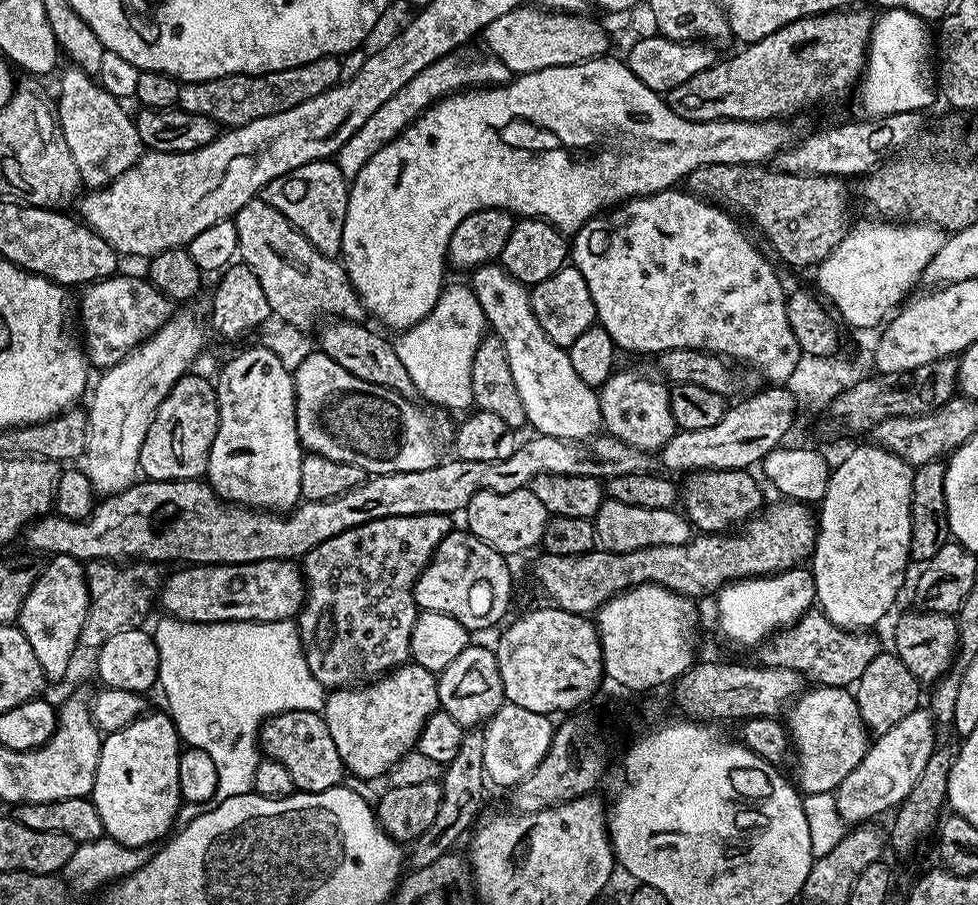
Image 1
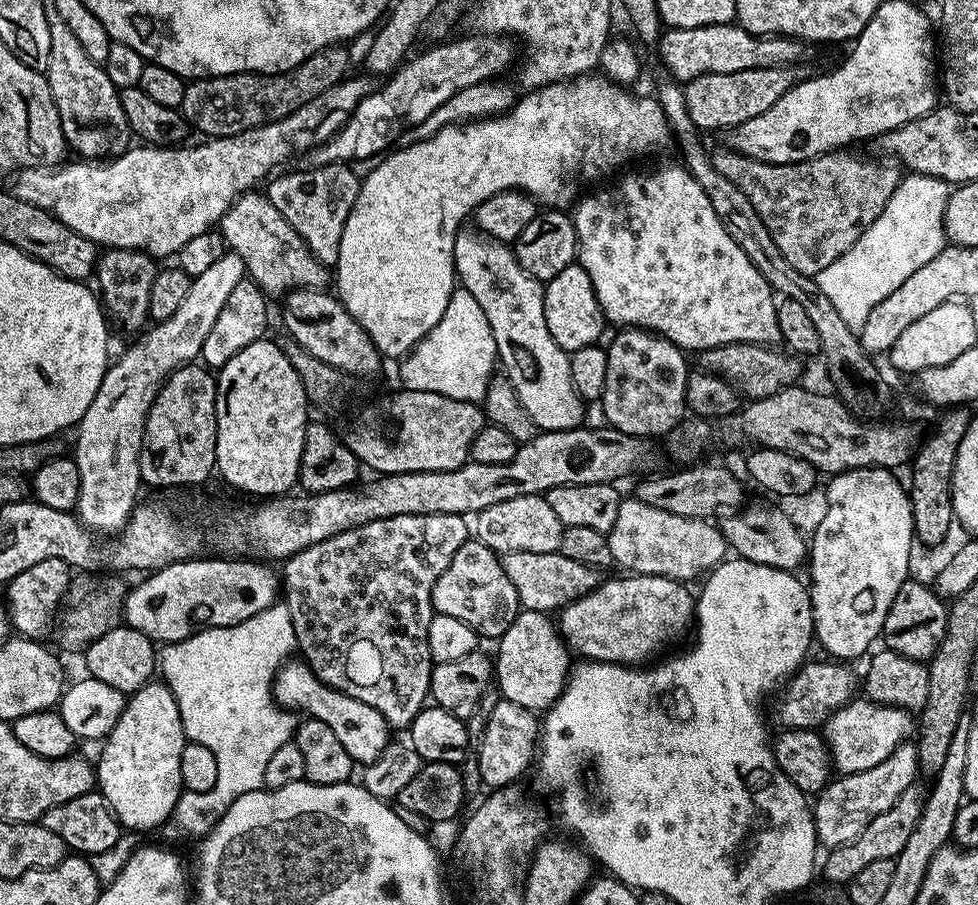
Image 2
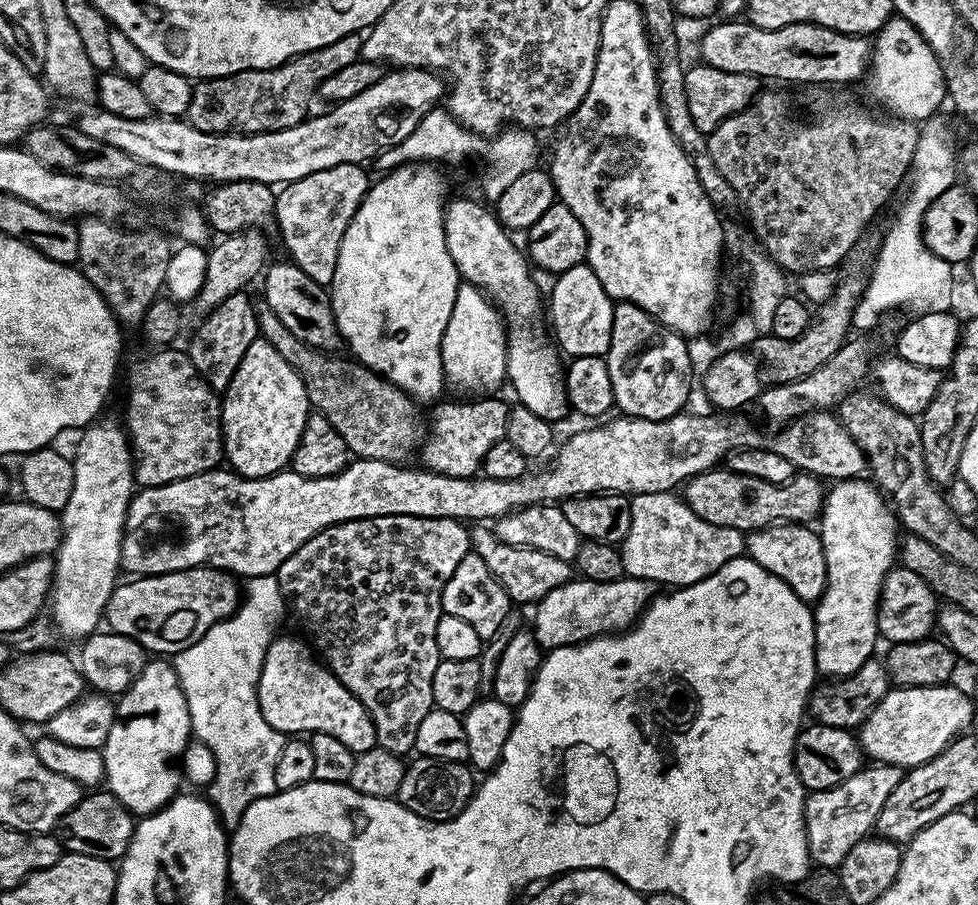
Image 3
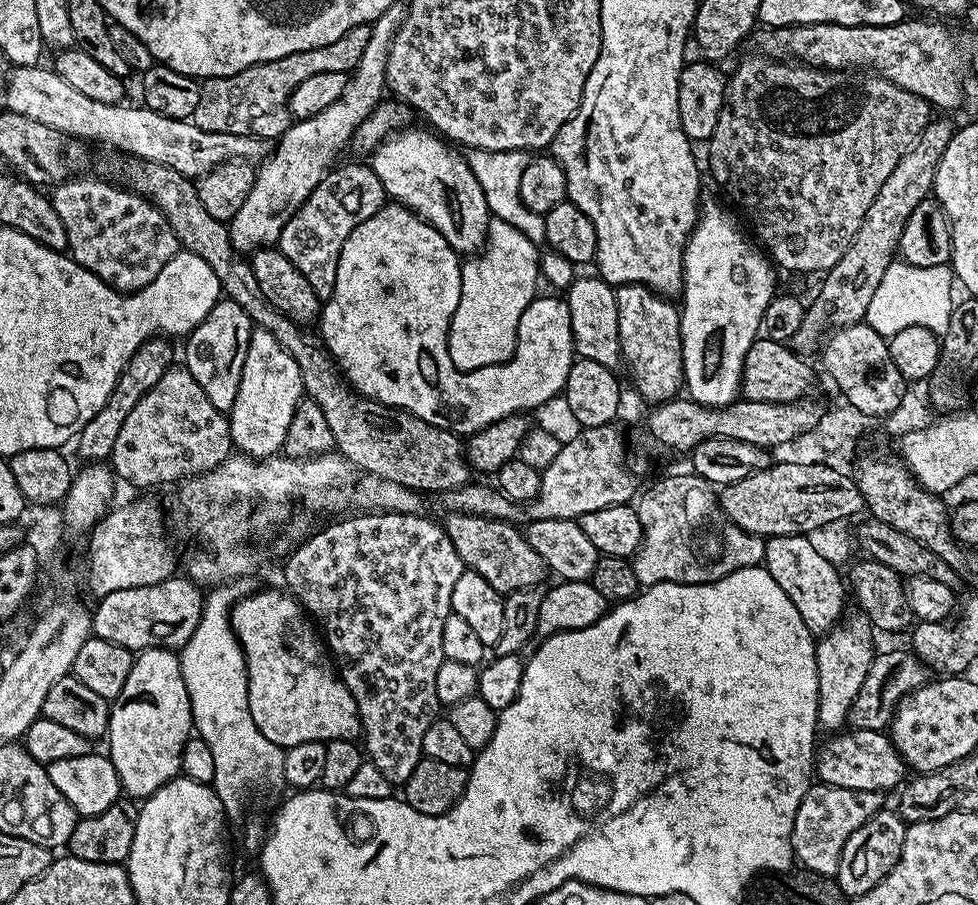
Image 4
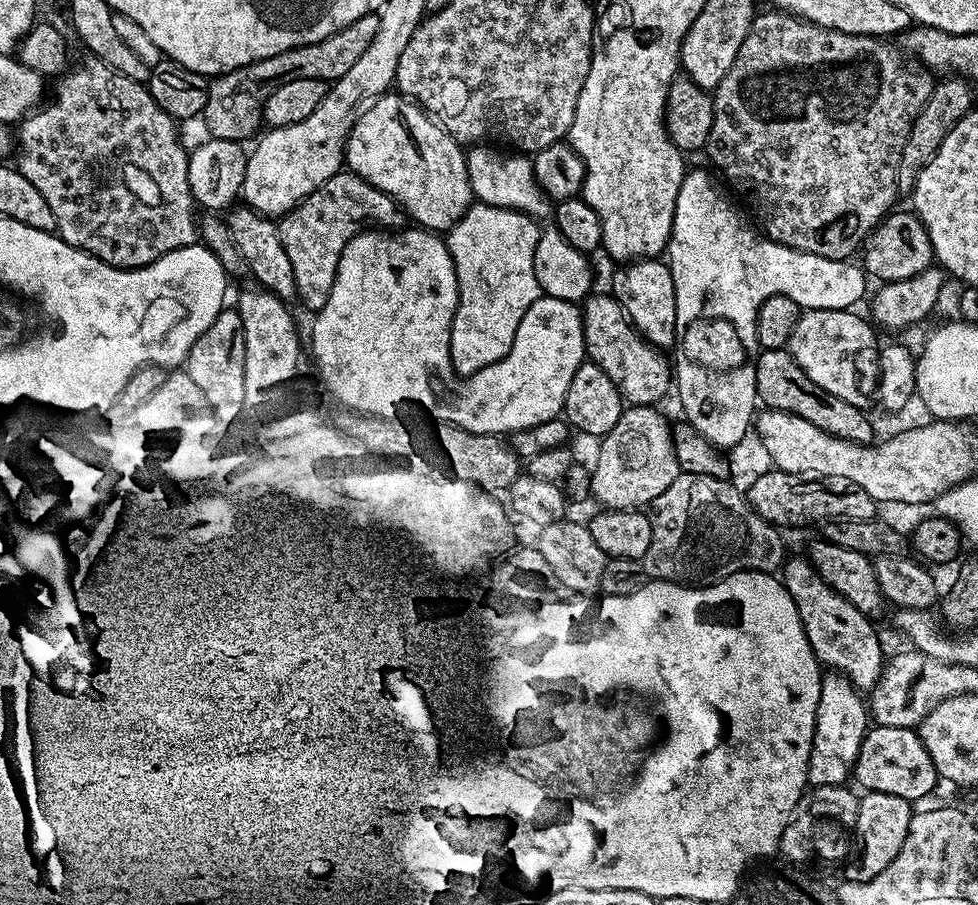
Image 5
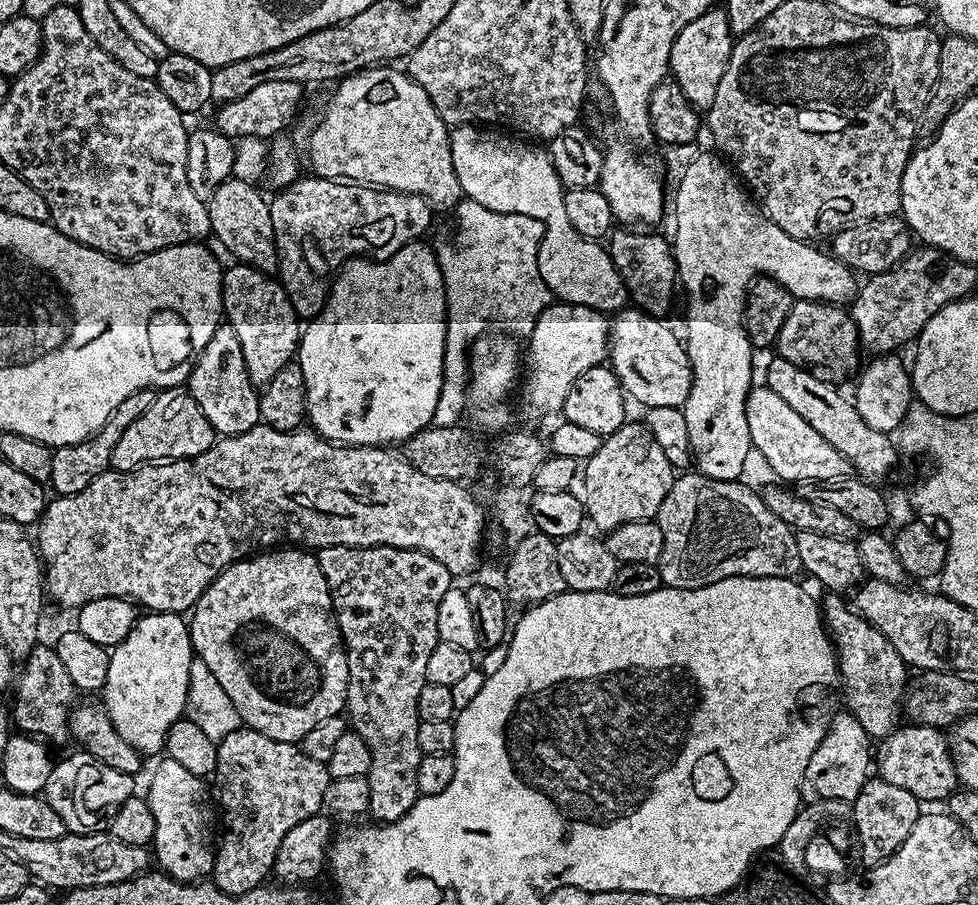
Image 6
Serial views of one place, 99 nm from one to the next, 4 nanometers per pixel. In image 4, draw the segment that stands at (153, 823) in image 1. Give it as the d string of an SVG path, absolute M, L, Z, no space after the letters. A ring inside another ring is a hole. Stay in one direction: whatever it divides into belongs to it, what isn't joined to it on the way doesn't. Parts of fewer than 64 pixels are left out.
M146 648L133 659L130 678L122 686L122 694L111 701L108 713L108 749L106 755L112 761L120 779L120 787L129 797L147 798L171 780L181 775L180 755L194 732L190 694L182 678L180 657L170 648Z

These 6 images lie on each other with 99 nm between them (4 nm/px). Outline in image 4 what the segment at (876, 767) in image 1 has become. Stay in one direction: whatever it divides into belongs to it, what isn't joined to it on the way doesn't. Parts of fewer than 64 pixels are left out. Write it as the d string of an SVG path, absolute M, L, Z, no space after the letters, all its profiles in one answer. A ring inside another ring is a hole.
M813 783L804 793L796 811L796 822L792 831L795 857L805 864L809 873L835 877L838 862L850 834L858 830L875 812L881 811L881 793L866 790L829 788L826 784Z

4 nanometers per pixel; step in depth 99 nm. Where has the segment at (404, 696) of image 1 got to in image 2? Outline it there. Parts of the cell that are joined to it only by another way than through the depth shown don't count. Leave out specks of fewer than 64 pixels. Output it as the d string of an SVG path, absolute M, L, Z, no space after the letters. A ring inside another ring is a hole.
M289 659L277 670L272 681L272 699L285 710L301 708L311 719L326 722L326 726L334 730L338 742L346 746L346 754L350 754L357 765L373 763L390 743L388 723L382 714L378 714L378 710L374 710L374 706L366 706L366 702L358 702L358 698L350 698L344 692L329 688L308 669L303 659Z

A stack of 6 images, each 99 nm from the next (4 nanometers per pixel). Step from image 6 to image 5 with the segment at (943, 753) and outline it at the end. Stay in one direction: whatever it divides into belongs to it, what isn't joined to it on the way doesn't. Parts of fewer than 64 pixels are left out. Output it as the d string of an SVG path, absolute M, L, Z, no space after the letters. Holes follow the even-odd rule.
M881 724L869 727L864 735L862 750L858 750L854 780L861 784L861 789L898 794L898 798L906 798L910 802L926 799L938 785L936 767L920 741L919 731Z

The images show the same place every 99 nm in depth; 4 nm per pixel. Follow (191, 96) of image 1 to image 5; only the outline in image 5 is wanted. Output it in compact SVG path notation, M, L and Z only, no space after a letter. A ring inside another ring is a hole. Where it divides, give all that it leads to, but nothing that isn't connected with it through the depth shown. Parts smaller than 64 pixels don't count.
M368 12L358 18L358 22L330 34L330 38L322 38L322 42L298 46L294 50L274 54L274 58L262 58L253 64L236 68L232 72L223 72L222 75L209 79L208 97L202 113L202 121L204 120L205 126L208 127L207 135L218 140L237 142L247 141L247 136L255 137L262 128L266 98L277 86L294 78L314 78L325 82L342 78L342 74L346 74L346 70L350 70L350 66L354 66L354 62L362 58L366 46L374 42L379 21L377 13Z

